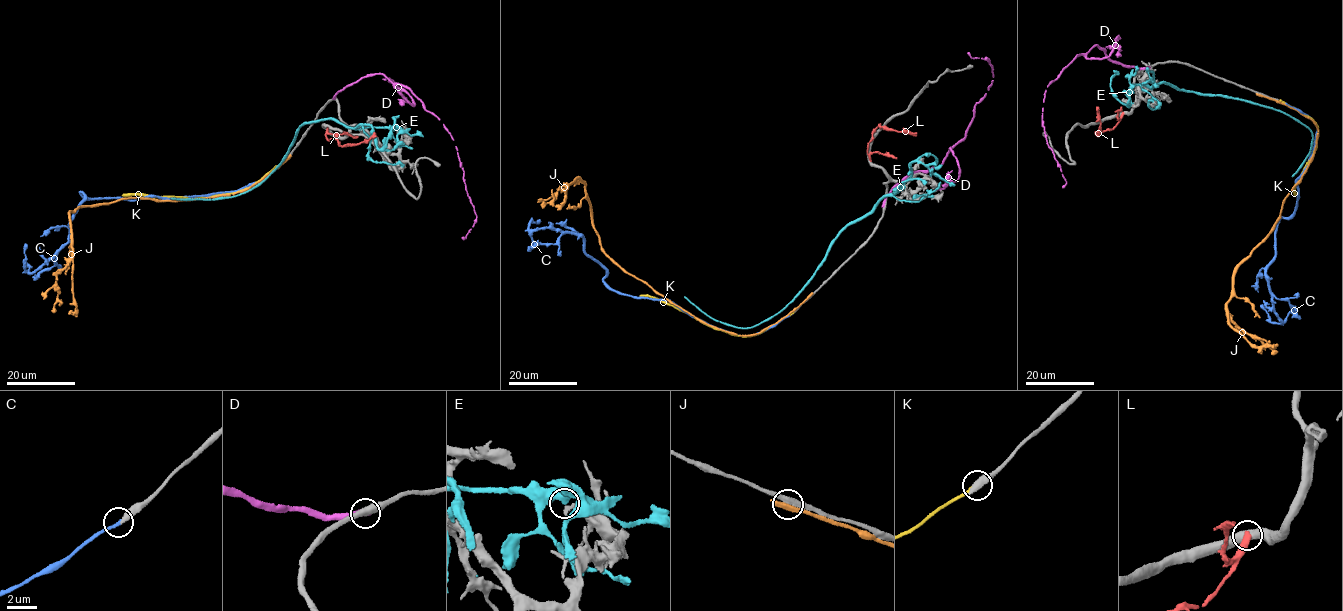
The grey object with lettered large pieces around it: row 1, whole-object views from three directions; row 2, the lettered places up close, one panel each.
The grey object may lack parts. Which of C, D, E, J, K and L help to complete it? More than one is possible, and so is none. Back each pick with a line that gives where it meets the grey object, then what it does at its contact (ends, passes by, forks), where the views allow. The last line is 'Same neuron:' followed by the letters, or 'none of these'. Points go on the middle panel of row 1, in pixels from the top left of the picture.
C: meets grey at (788, 316); it ends there
Same neuron: C

